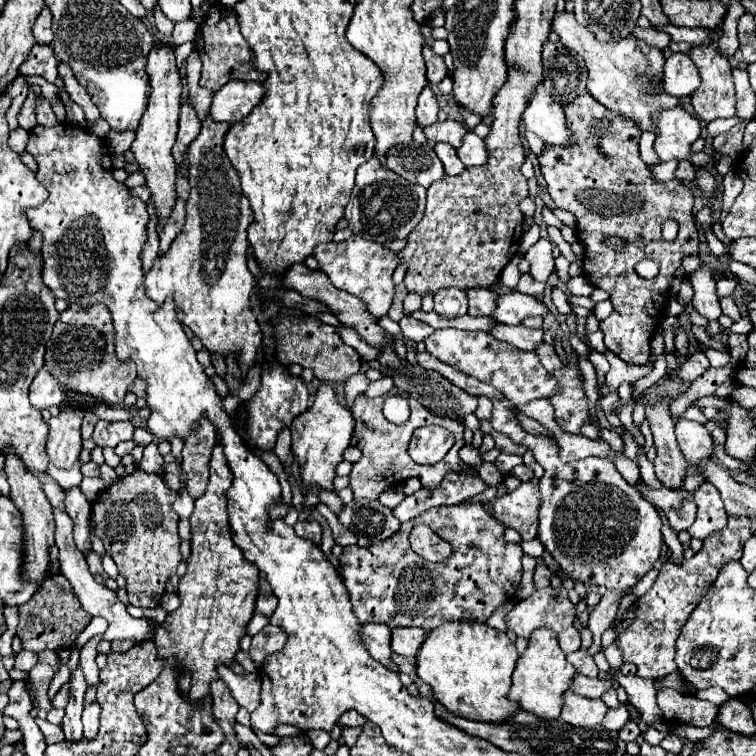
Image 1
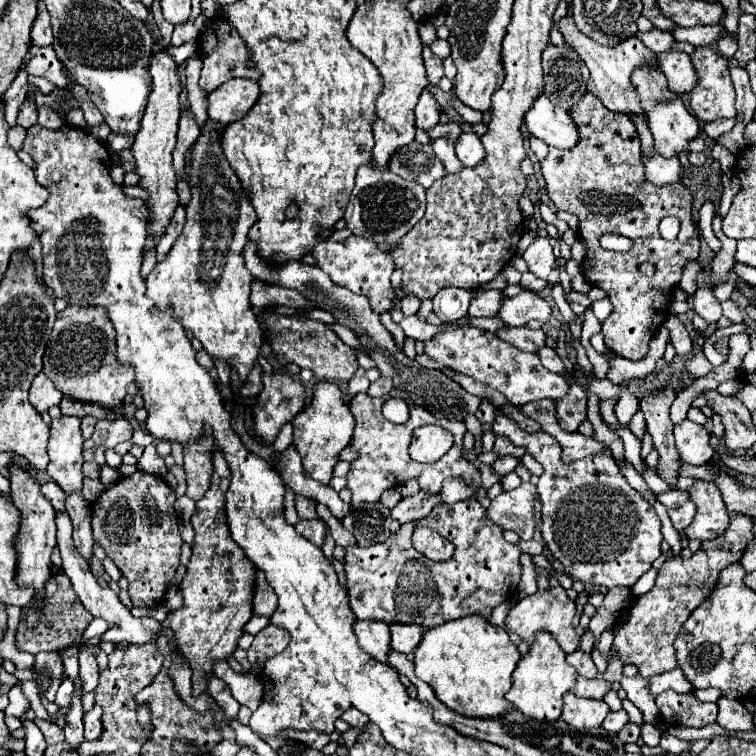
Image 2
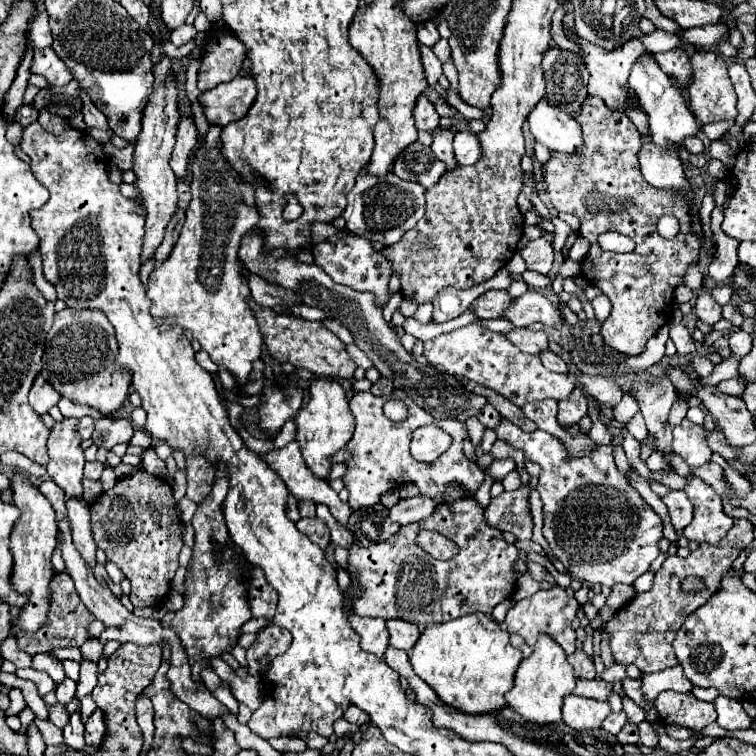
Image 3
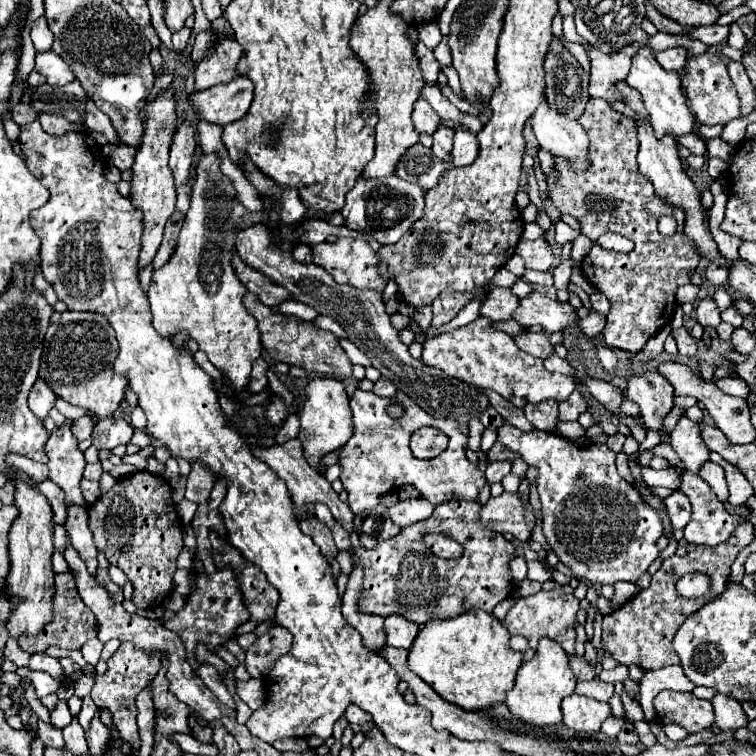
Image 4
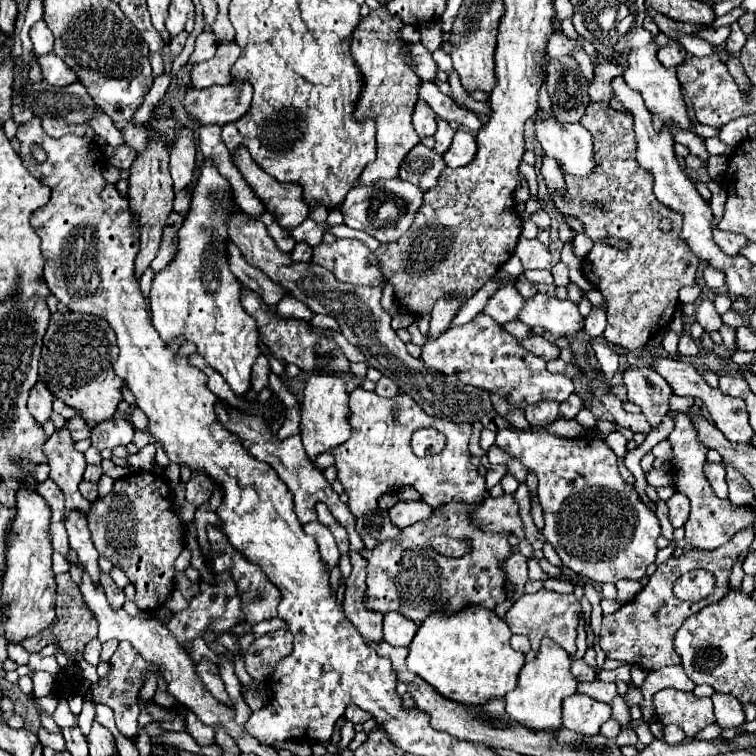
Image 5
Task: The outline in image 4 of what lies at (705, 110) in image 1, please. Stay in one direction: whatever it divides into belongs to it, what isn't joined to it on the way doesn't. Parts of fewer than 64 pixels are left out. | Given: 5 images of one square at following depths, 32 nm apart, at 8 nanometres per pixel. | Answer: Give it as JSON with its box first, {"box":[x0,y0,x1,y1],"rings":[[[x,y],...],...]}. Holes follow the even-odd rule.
{"box":[682,52,740,124],"rings":[[[716,52],[694,54],[688,58],[688,68],[684,72],[682,88],[688,96],[690,108],[696,116],[698,124],[726,124],[740,116],[740,98],[728,76],[726,60]]]}

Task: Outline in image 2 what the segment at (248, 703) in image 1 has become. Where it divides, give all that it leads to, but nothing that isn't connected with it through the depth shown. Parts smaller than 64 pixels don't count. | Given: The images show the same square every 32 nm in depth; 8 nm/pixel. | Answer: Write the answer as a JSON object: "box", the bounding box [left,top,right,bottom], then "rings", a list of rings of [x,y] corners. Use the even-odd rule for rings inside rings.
{"box":[214,662,264,710],"rings":[[[216,662],[214,674],[224,680],[228,684],[228,688],[232,690],[232,696],[246,708],[256,710],[258,704],[262,702],[262,692],[264,686],[260,682],[260,678],[252,672],[248,674],[236,674],[226,662]]]}

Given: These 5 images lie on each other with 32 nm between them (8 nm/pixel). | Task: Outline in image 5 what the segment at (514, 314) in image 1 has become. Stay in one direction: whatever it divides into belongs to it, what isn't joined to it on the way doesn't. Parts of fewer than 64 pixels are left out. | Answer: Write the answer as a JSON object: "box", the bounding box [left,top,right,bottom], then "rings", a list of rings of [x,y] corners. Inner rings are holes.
{"box":[518,294,582,336],"rings":[[[536,294],[524,300],[518,320],[526,326],[542,326],[550,334],[576,336],[582,330],[582,316],[578,306],[570,300],[558,300],[548,294]]]}

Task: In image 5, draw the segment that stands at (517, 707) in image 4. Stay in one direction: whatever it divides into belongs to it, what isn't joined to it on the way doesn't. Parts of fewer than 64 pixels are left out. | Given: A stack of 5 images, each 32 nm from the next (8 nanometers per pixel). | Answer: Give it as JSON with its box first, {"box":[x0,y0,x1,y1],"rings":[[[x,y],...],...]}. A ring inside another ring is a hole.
{"box":[504,638,578,730],"rings":[[[544,638],[536,658],[522,666],[516,688],[506,694],[506,698],[504,698],[506,712],[528,728],[558,730],[562,726],[562,700],[566,696],[572,696],[576,692],[576,684],[578,684],[570,672],[570,662],[572,660],[564,652],[564,648],[560,648],[550,638]]]}

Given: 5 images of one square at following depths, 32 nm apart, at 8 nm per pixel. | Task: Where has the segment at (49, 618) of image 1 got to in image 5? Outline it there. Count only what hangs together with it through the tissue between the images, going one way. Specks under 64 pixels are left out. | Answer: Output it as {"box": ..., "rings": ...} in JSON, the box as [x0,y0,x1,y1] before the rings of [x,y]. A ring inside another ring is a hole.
{"box":[20,572,98,658],"rings":[[[68,572],[56,576],[56,586],[58,586],[56,588],[58,596],[56,596],[56,604],[54,604],[54,608],[56,608],[56,624],[44,628],[40,634],[36,634],[36,638],[26,638],[24,642],[20,642],[20,646],[24,646],[28,652],[38,652],[48,644],[58,644],[62,650],[66,650],[66,656],[72,658],[72,654],[84,650],[88,640],[96,638],[98,624],[96,624],[96,618],[92,616],[92,612],[88,610],[88,606],[84,604],[82,596],[80,596],[80,590],[78,590],[78,586],[74,584],[74,580],[70,578]]]}

